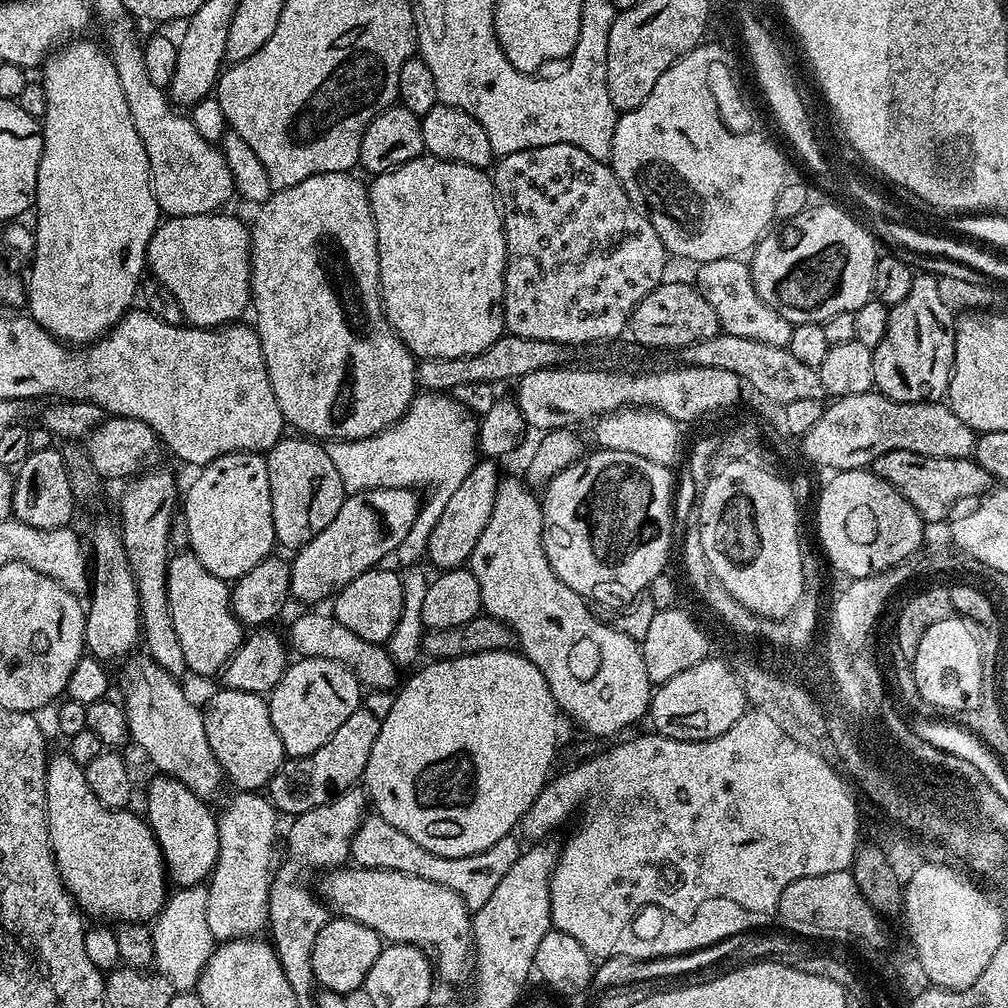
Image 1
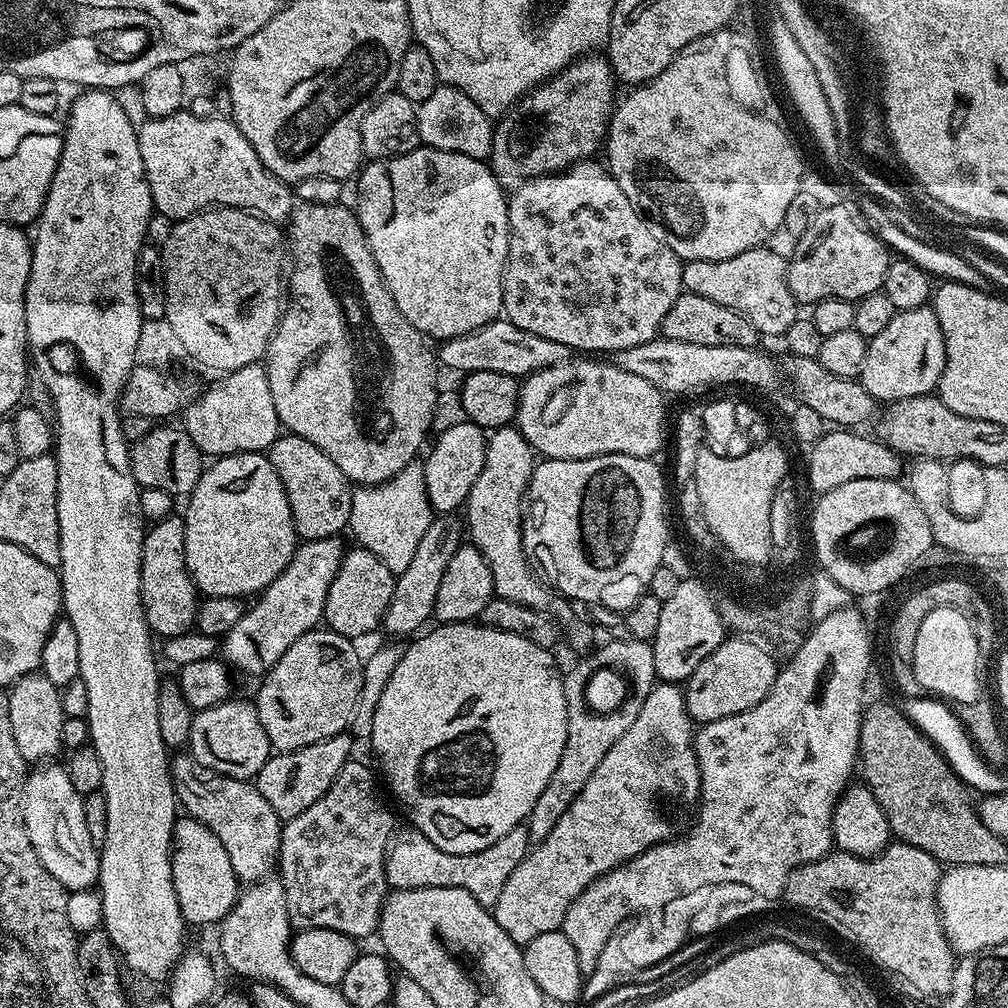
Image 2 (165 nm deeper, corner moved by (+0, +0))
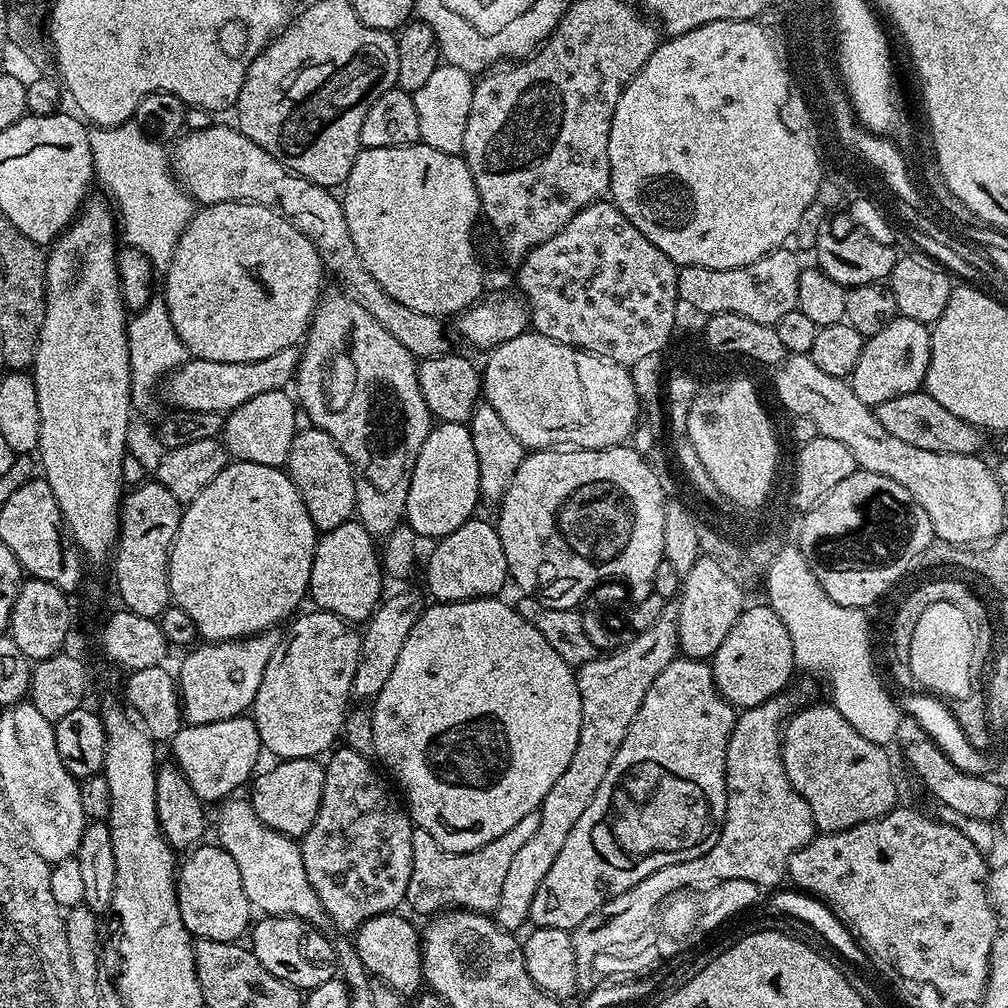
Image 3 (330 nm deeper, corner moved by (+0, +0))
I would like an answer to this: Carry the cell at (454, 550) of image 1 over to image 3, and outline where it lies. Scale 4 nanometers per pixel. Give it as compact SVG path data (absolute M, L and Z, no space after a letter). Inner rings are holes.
M400 592L383 601L367 621L365 632L360 636L360 653L358 666L354 670L352 696L355 699L375 701L376 695L386 686L390 674L394 670L394 662L398 662L398 653L402 651L402 642L406 642L406 634L414 630L414 622L418 622L422 611L420 596L416 592Z

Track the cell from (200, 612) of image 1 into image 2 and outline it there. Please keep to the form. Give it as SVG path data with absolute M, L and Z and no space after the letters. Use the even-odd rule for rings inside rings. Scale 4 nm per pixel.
M171 514L153 523L144 533L140 601L144 604L149 629L160 638L182 634L196 623L198 589L184 561L185 538L184 517L180 514Z

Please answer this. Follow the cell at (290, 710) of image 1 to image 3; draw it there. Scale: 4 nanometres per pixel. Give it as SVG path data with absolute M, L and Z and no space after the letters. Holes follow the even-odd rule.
M311 610L305 616L297 615L295 619L287 625L288 633L281 635L276 641L276 649L274 654L270 654L270 662L266 662L266 674L262 674L262 686L258 686L258 694L254 698L250 715L253 722L256 723L256 729L260 735L260 742L265 753L273 752L276 758L280 760L293 760L294 758L316 758L321 754L327 753L341 739L345 717L350 712L348 700L352 696L352 683L354 682L354 670L358 666L358 654L360 653L360 636L352 633L353 625L347 620L338 618L329 612L321 612L319 610Z

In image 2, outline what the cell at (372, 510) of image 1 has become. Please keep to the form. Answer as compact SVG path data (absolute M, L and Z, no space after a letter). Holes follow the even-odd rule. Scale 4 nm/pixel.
M331 536L306 540L297 547L286 570L282 570L282 574L278 574L278 578L255 597L256 605L244 611L234 630L223 636L222 659L229 669L255 678L263 677L275 666L278 658L302 638L302 634L313 631L323 621L326 594L346 551L346 544L342 541L340 536Z

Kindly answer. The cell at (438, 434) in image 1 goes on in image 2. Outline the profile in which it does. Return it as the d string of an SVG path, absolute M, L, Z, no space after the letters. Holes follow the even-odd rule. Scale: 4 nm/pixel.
M420 462L407 464L393 480L371 486L356 486L352 489L352 505L347 531L357 536L359 547L370 550L386 570L398 577L410 567L418 545L430 530L434 513L426 492L424 465Z

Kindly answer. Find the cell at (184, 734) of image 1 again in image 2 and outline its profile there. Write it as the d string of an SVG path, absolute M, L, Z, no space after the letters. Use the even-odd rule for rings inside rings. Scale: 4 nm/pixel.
M191 754L173 755L170 760L170 771L179 807L187 815L202 822L210 830L214 830L214 834L218 834L218 842L222 842L222 846L226 846L226 854L230 854L230 866L234 866L237 881L255 882L271 877L277 867L280 855L282 821L280 815L274 810L274 806L270 806L270 802L266 802L266 798L262 798L255 783L244 778L224 776L220 772L210 770L199 764Z

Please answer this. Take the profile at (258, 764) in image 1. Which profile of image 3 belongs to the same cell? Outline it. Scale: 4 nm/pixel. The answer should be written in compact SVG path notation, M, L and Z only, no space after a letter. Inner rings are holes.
M248 714L226 718L222 722L185 723L171 740L170 748L171 759L186 776L186 782L194 786L194 794L205 802L220 802L239 793L236 791L253 779L257 771L256 759L262 756L260 735Z

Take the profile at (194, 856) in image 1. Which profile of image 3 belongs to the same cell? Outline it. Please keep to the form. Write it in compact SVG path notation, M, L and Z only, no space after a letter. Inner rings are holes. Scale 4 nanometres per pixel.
M216 842L208 843L193 847L185 855L189 856L179 861L178 879L175 881L178 910L186 930L193 937L214 942L236 942L250 928L250 905L246 890L242 890L242 874L238 874L238 865L225 848Z

